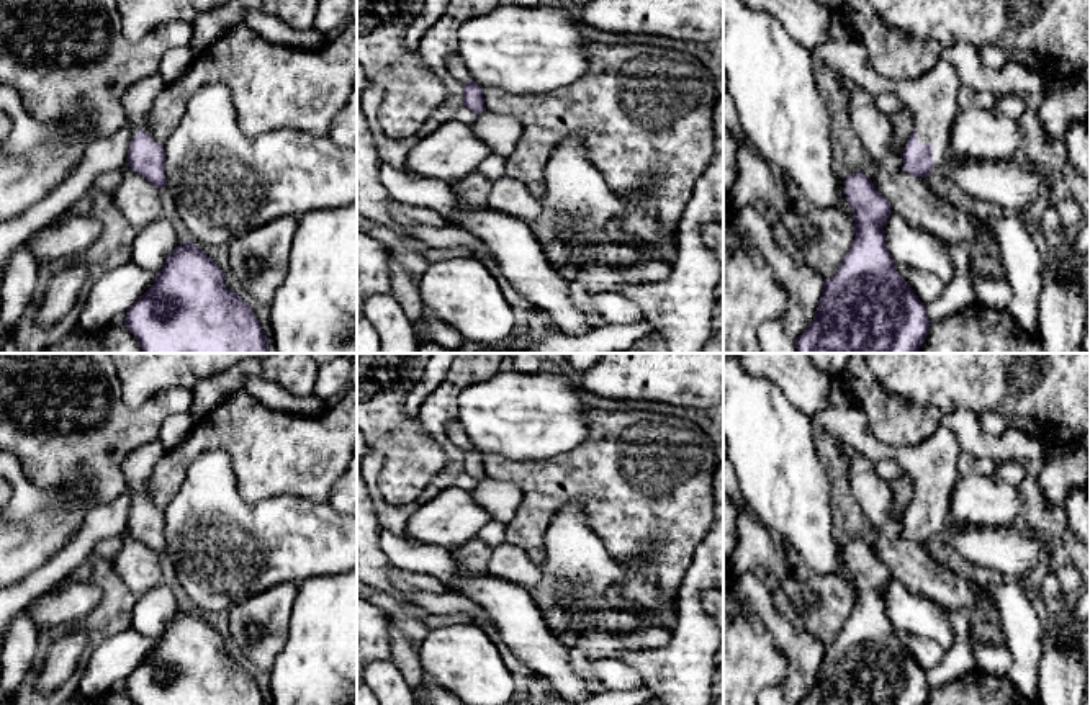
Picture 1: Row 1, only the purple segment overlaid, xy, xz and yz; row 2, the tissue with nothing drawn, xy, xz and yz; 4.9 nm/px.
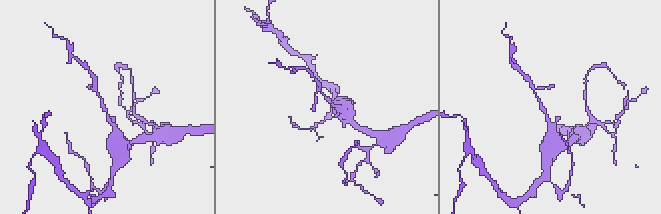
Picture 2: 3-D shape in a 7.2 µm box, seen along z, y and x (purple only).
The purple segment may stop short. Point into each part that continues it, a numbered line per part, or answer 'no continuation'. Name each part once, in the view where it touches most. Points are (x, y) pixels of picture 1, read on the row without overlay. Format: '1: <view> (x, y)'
1: yz (933, 467)

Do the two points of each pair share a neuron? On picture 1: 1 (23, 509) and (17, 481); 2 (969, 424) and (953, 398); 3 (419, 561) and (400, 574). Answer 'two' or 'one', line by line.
1: one
2: two
3: two

